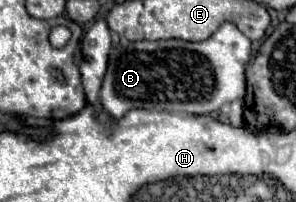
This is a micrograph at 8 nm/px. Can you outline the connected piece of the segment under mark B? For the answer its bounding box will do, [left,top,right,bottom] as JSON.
[101,23,251,119]

